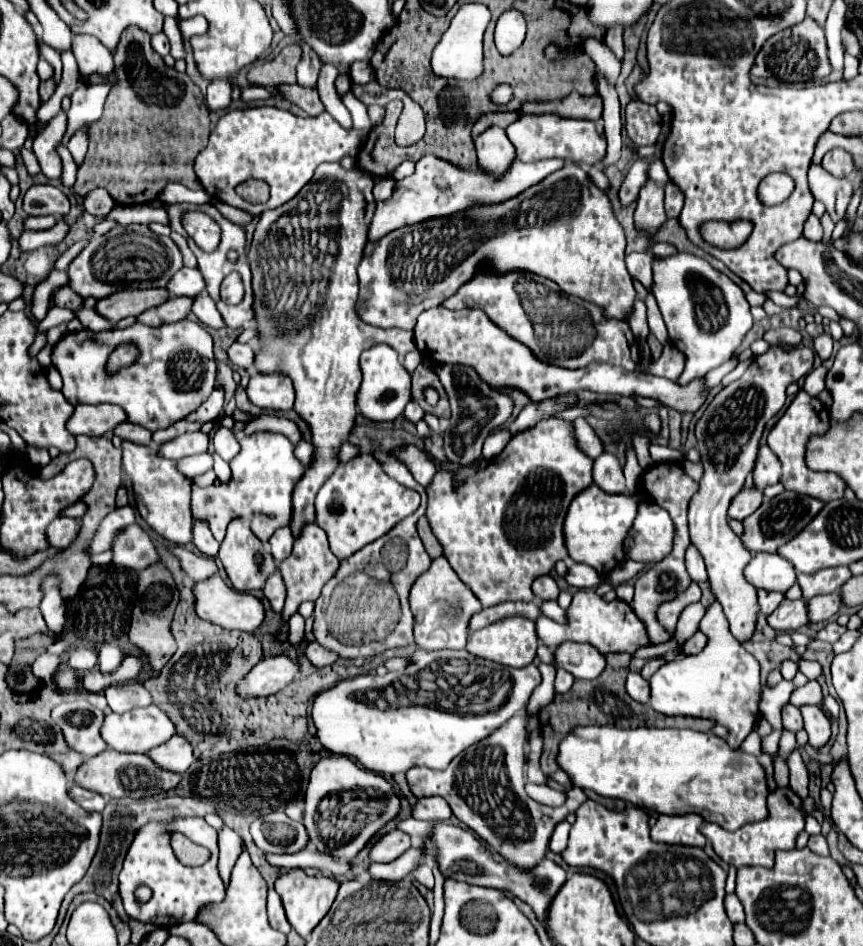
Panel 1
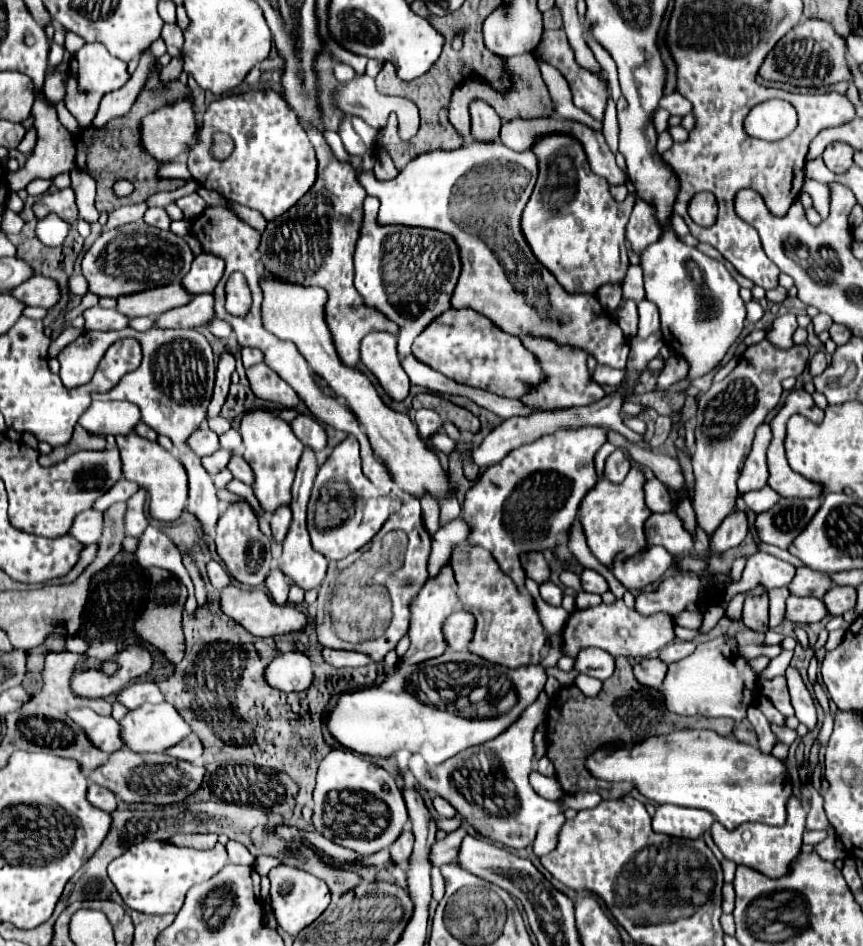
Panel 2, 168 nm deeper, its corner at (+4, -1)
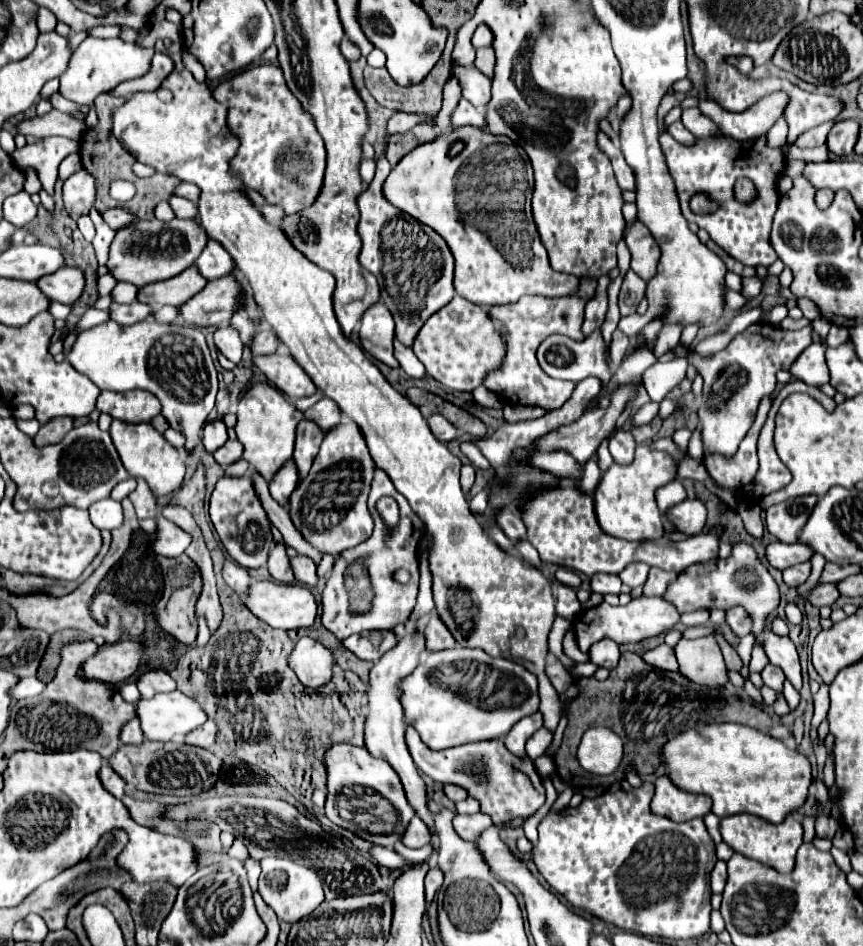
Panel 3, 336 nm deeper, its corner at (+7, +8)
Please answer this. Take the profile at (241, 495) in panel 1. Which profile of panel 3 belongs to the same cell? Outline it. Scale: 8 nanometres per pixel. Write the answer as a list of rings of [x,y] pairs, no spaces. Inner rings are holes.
[[[253,383],[241,397],[237,407],[237,437],[245,447],[243,459],[255,465],[257,473],[269,481],[277,469],[291,459],[295,445],[295,427],[303,419],[303,413],[269,383]]]

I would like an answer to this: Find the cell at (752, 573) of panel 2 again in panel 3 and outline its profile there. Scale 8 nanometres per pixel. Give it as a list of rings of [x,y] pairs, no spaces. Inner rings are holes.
[[[775,541],[767,547],[767,557],[769,557],[769,563],[777,569],[787,569],[795,563],[801,563],[801,561],[809,561],[813,557],[813,549],[809,545],[801,545],[801,543],[795,543],[795,545],[787,545],[787,543],[781,543],[781,541]]]

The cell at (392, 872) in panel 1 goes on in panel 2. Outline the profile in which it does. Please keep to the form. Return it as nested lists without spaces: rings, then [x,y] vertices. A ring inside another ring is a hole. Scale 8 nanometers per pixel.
[[[458,828],[458,830],[450,832],[444,840],[434,842],[434,850],[430,850],[430,864],[432,866],[442,866],[442,864],[454,862],[458,846],[460,846],[464,836],[466,836],[466,832],[462,828]]]

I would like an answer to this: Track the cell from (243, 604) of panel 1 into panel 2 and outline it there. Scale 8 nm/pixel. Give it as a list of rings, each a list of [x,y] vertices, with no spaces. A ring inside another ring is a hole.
[[[226,586],[220,592],[220,612],[226,614],[228,618],[232,618],[234,622],[242,624],[248,632],[252,632],[254,636],[276,636],[276,634],[286,634],[292,630],[302,630],[306,626],[306,616],[302,612],[298,612],[296,608],[290,606],[278,606],[274,602],[270,602],[268,594],[254,588],[240,588],[240,586]]]

